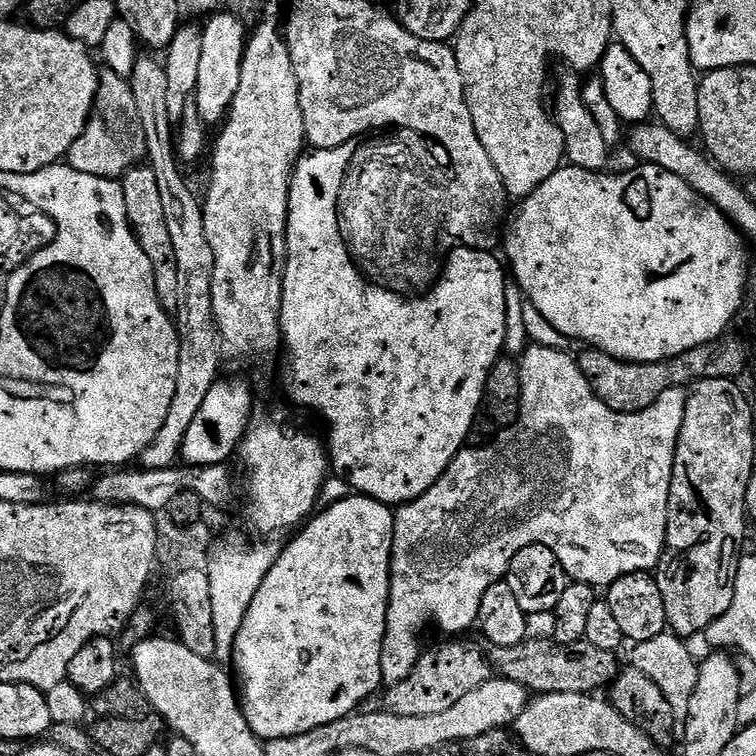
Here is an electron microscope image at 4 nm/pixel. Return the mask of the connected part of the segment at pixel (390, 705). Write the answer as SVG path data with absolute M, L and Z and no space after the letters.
M444 644L433 652L425 651L420 660L402 678L402 682L391 685L383 693L383 711L394 714L396 717L418 718L427 715L442 714L454 706L461 698L466 698L470 690L478 690L478 686L493 679L494 669L488 663L488 657L483 651L471 648L468 644Z

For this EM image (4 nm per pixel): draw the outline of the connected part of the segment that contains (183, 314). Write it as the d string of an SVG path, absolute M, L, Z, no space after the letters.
M137 55L136 65L130 77L134 106L140 119L140 129L148 147L147 163L158 178L158 191L166 213L166 226L170 229L170 242L174 242L174 262L178 262L178 310L174 314L176 333L180 335L178 350L178 386L170 414L162 422L158 438L140 455L139 463L145 469L157 471L171 468L181 459L182 442L186 442L186 430L190 422L202 410L210 386L214 386L220 372L222 345L220 332L216 329L214 306L212 305L212 283L214 282L214 250L206 242L206 226L201 201L196 200L186 177L180 173L182 167L178 150L174 145L174 122L166 110L166 70L159 59Z

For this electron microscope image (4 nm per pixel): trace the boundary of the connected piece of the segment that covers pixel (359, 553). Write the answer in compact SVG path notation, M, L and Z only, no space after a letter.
M350 495L344 501L338 501L337 504L331 505L324 511L317 511L295 533L297 536L288 545L286 543L283 545L280 557L274 562L270 574L266 574L262 586L258 586L258 594L254 594L254 602L250 602L250 610L246 610L242 630L238 630L238 638L232 651L232 664L234 669L236 668L234 676L238 681L240 707L244 710L244 717L250 730L255 736L260 737L261 741L301 736L310 730L318 730L318 726L338 722L344 716L353 715L363 705L360 704L363 700L368 700L376 691L377 693L381 691L382 642L386 634L388 595L392 581L392 535L395 521L396 513L389 505L371 500L369 496Z

